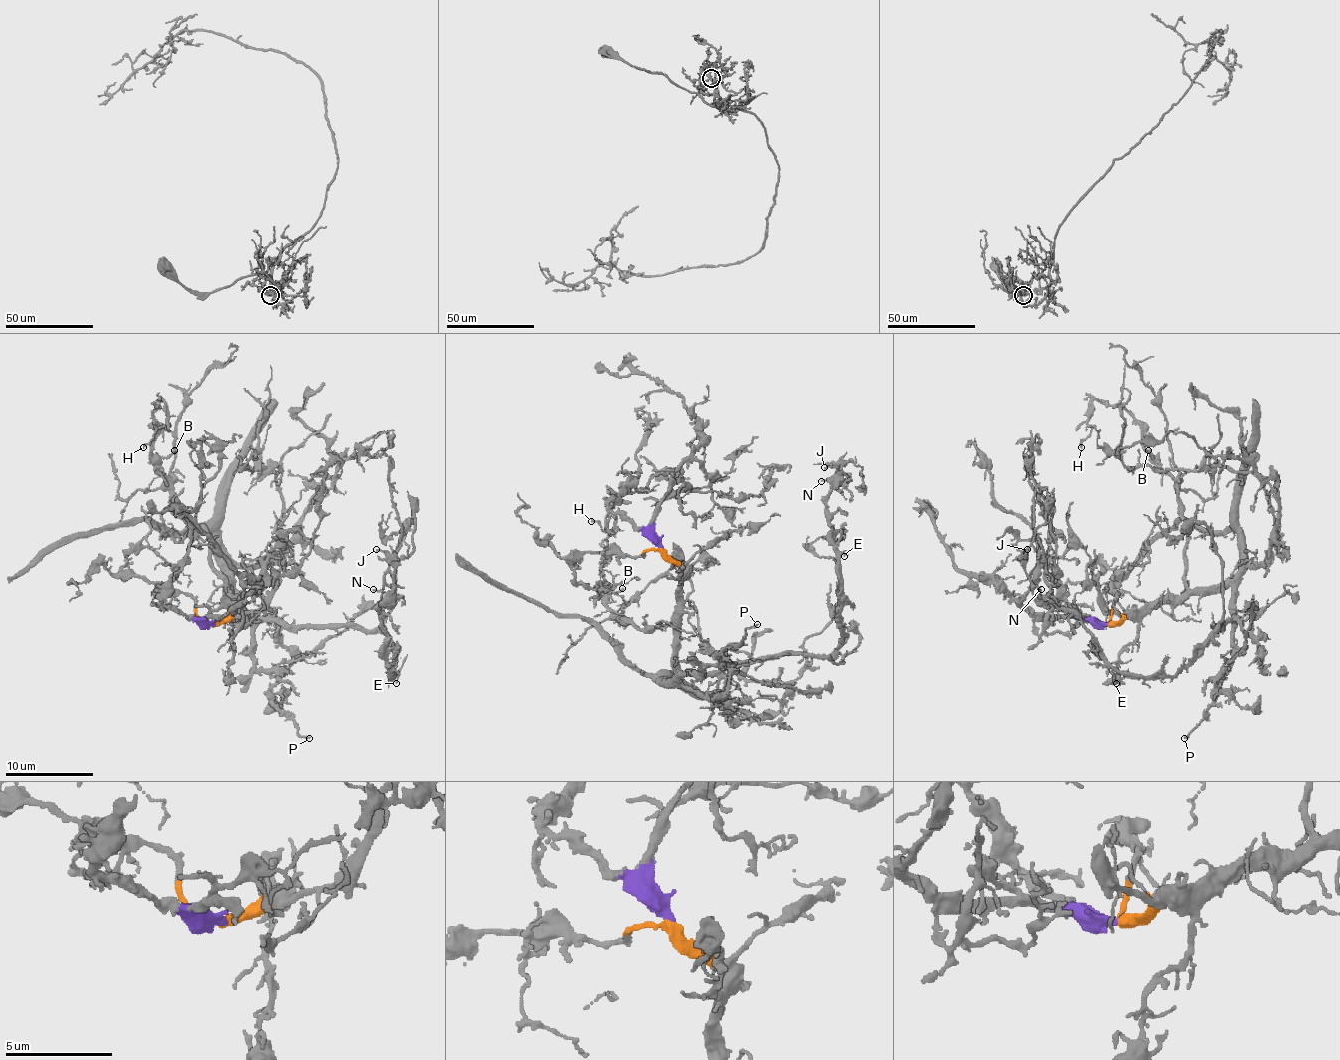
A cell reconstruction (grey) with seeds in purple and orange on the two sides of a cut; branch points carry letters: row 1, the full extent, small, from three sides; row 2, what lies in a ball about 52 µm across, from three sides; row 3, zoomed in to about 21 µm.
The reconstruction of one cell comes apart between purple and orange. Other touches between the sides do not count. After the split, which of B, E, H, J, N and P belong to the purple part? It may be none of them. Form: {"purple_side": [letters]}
{"purple_side": []}

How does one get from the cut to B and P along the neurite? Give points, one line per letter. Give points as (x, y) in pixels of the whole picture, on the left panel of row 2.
B: (212, 624), (232, 615), (232, 599), (212, 564), (208, 538), (183, 516), (159, 471), (175, 449)
P: (212, 624), (223, 624), (232, 615), (230, 586), (252, 624), (252, 659), (276, 679), (272, 701), (309, 739)

